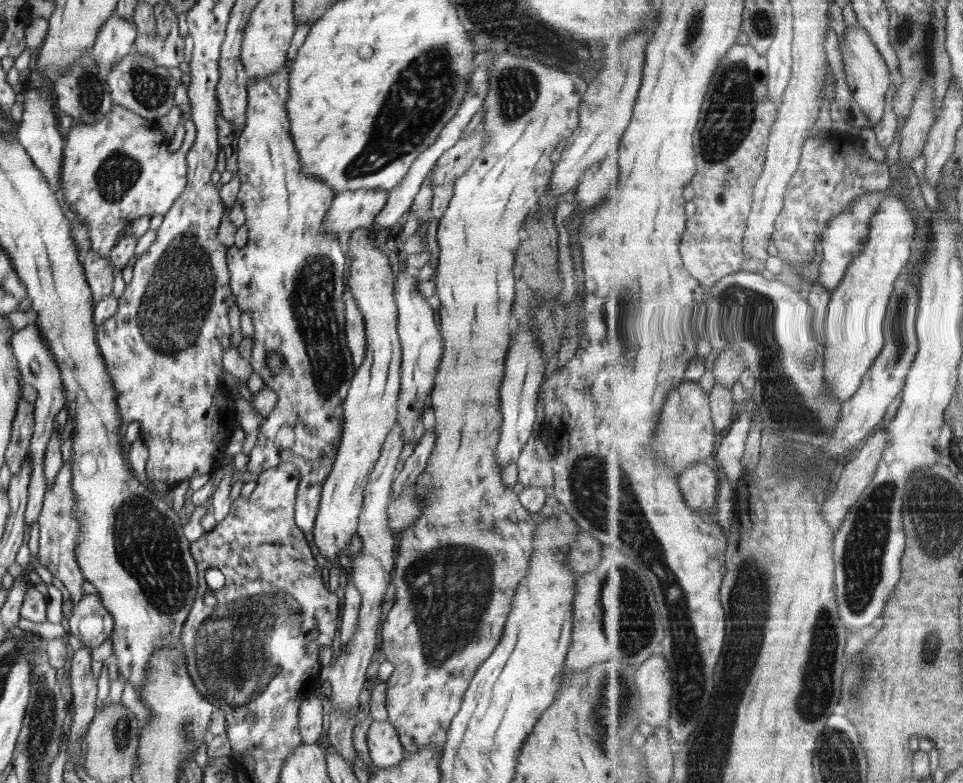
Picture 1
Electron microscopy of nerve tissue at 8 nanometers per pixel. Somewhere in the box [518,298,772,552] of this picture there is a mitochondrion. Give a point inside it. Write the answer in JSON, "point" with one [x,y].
{"point":[554,318]}

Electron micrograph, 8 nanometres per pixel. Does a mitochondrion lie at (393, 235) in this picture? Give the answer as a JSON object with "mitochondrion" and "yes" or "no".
{"mitochondrion":"no"}

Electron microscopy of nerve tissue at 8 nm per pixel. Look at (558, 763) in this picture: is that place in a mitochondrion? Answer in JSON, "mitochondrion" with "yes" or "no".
{"mitochondrion":"no"}

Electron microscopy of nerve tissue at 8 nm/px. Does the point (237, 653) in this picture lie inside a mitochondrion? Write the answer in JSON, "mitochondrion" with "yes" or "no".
{"mitochondrion":"yes"}

